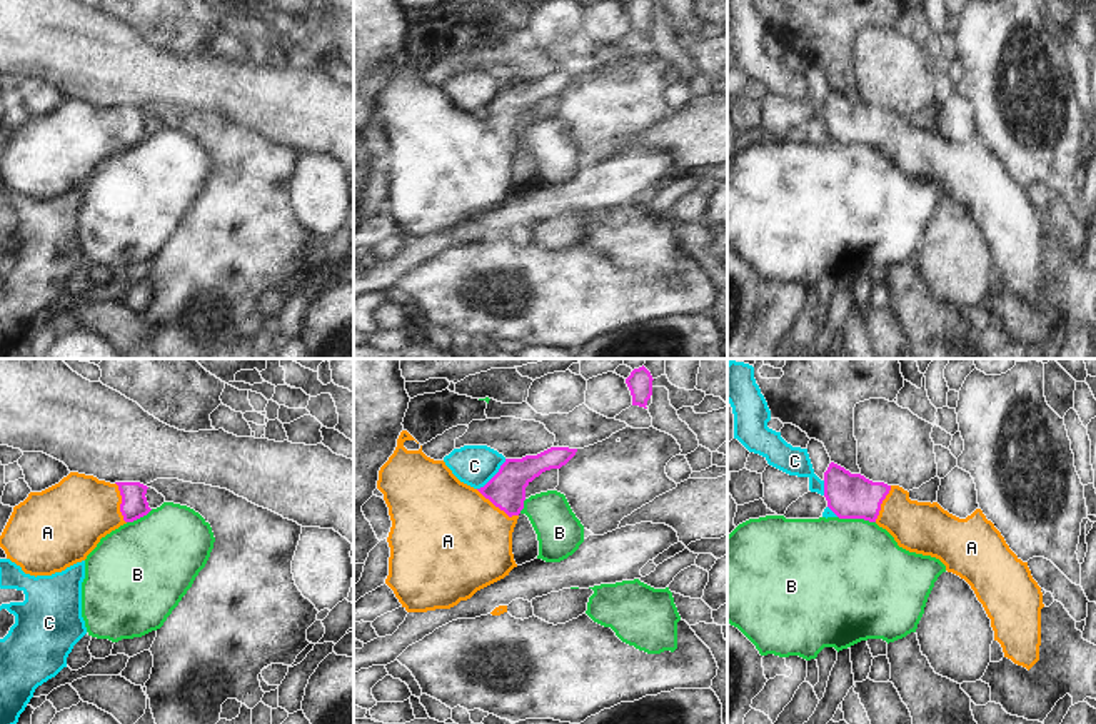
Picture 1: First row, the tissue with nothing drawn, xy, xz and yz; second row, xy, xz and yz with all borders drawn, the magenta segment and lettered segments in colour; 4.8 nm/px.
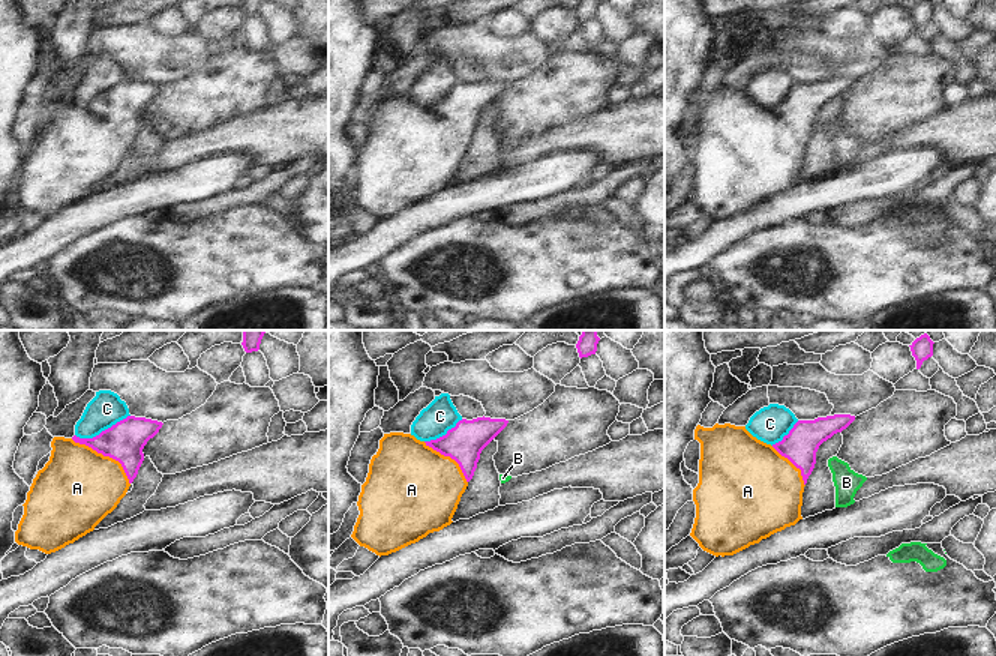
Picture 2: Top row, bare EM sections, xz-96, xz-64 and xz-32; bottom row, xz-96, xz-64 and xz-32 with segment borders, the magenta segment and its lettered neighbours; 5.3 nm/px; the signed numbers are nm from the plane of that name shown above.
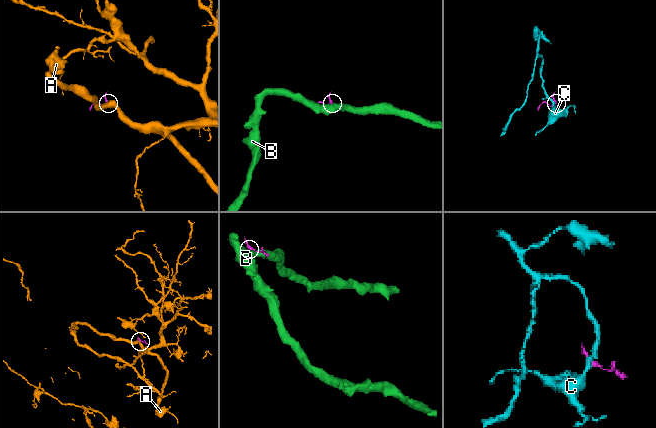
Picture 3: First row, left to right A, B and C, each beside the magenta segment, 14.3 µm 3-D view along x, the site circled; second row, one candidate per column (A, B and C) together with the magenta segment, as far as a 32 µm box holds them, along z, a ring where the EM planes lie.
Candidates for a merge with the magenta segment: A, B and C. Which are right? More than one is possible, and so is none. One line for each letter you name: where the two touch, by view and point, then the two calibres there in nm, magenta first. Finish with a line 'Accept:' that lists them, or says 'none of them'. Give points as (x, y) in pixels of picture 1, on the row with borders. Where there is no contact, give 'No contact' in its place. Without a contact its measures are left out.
A: Touches magenta at xz (497, 506). Thickness 180 nm (magenta) against 480 nm
Accept: A.

